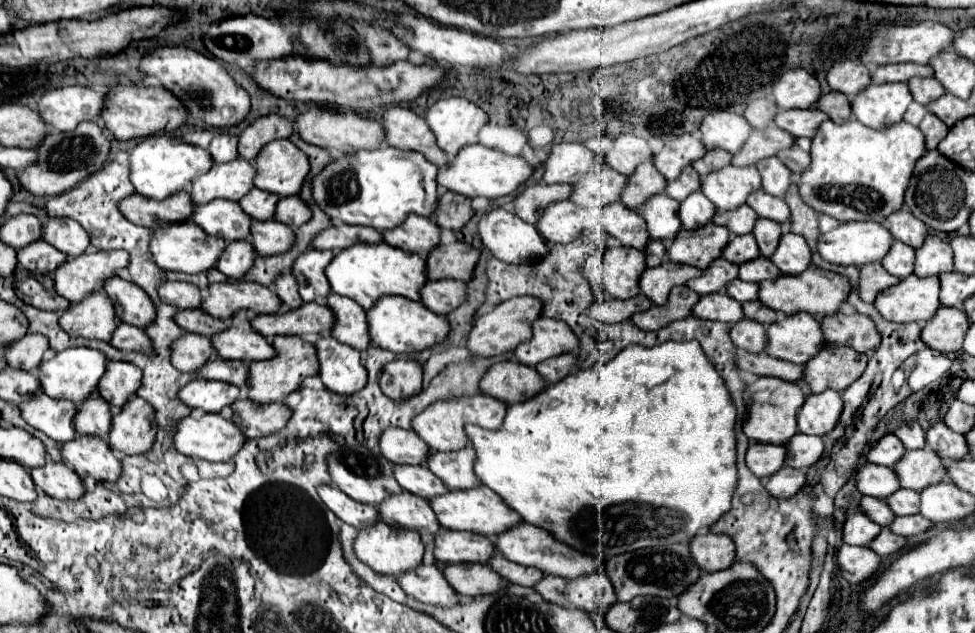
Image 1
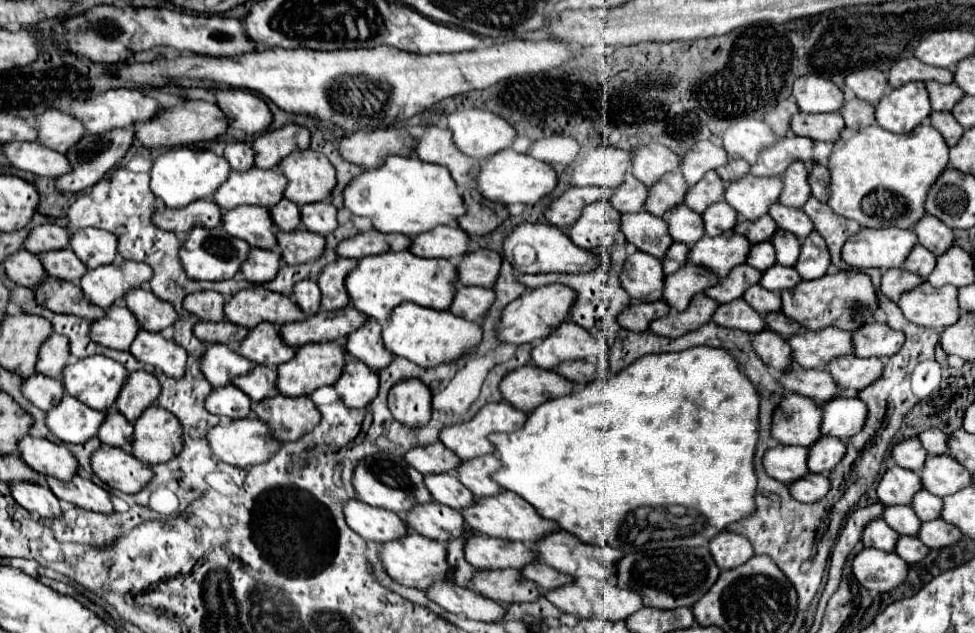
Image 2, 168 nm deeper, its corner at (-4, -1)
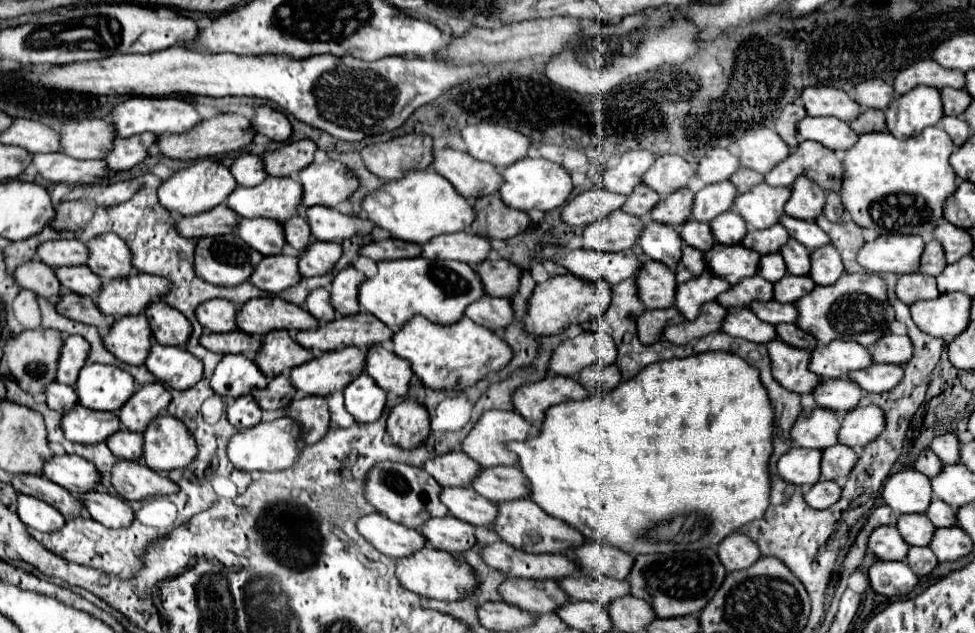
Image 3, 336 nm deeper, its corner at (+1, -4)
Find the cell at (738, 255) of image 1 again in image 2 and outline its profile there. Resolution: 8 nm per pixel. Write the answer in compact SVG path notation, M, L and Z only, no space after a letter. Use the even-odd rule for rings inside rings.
M760 242L760 244L752 244L750 246L750 254L746 258L746 264L754 266L756 270L764 272L766 268L770 268L772 264L776 264L776 254L770 242Z

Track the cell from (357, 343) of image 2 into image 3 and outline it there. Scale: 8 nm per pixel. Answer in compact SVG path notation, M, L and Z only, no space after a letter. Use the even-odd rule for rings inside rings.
M371 347L367 351L365 371L375 379L375 383L381 389L385 389L393 395L405 397L411 387L411 377L413 377L411 365L409 365L409 361L397 357L395 353L389 353L389 351L375 353L375 347Z

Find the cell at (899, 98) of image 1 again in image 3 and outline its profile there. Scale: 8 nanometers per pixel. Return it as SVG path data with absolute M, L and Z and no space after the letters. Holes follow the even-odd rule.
M917 87L911 93L897 97L887 109L887 129L897 139L909 139L919 135L925 127L935 125L943 117L943 101L939 89Z

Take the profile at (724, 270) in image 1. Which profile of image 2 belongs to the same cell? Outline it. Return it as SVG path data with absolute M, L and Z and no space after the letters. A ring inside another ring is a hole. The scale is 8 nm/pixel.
M748 264L742 266L734 266L734 270L730 270L730 274L726 278L722 278L716 286L712 286L710 290L706 290L704 294L714 298L716 302L732 302L736 298L742 298L744 290L748 286L758 284L760 280L760 272Z

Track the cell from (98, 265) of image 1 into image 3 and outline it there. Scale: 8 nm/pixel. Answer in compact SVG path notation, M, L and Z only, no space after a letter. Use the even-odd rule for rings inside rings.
M131 273L127 279L105 281L97 295L97 307L113 317L139 315L165 293L169 293L169 281L163 277Z

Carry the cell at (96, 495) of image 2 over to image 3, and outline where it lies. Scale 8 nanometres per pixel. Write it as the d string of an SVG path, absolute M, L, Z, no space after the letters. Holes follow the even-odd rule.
M99 491L85 493L83 505L91 513L91 517L105 527L113 529L129 527L135 519L133 509L127 505L127 501L123 501L121 497L113 497L109 493L99 493Z

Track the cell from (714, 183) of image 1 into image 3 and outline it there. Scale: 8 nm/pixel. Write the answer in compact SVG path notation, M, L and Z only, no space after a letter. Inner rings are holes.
M757 185L749 193L743 193L735 201L735 211L747 221L751 229L767 229L779 223L785 213L783 207L791 197L791 189L787 187L771 187Z

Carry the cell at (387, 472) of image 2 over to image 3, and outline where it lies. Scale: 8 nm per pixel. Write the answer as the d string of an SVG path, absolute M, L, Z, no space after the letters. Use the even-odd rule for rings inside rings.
M383 461L369 471L367 489L365 489L365 497L381 515L415 531L419 531L419 527L431 517L447 515L447 507L441 503L439 493L441 493L441 485L429 473L425 473L419 467L391 463L391 461Z

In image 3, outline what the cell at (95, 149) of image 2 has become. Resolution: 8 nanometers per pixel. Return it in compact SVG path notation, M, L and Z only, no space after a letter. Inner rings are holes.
M141 133L127 139L117 139L113 151L105 157L105 161L113 171L133 169L149 155L149 147L155 143L157 143L157 135L153 133Z

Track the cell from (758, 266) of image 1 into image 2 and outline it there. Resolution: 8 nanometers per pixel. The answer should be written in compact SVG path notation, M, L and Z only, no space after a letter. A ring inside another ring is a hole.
M774 264L770 266L770 270L764 270L762 272L762 278L760 278L760 286L764 286L766 290L772 290L772 292L780 292L780 290L786 290L786 288L794 288L802 278L798 276L798 272L790 266L780 266L780 264Z

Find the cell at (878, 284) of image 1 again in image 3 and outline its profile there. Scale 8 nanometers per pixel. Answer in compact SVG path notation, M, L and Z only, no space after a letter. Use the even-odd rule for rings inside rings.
M923 273L901 275L895 291L905 305L913 305L915 301L921 301L921 299L937 299L941 295L937 289L935 277L923 275Z

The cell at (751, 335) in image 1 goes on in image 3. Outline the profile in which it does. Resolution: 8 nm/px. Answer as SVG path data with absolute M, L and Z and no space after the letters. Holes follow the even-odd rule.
M781 339L767 343L767 347L769 347L771 361L773 361L773 367L771 367L773 377L785 389L789 389L797 395L807 395L807 393L813 393L813 389L817 389L817 385L821 385L823 379L813 375L813 371L809 371L811 351L791 347L791 345L783 343Z

